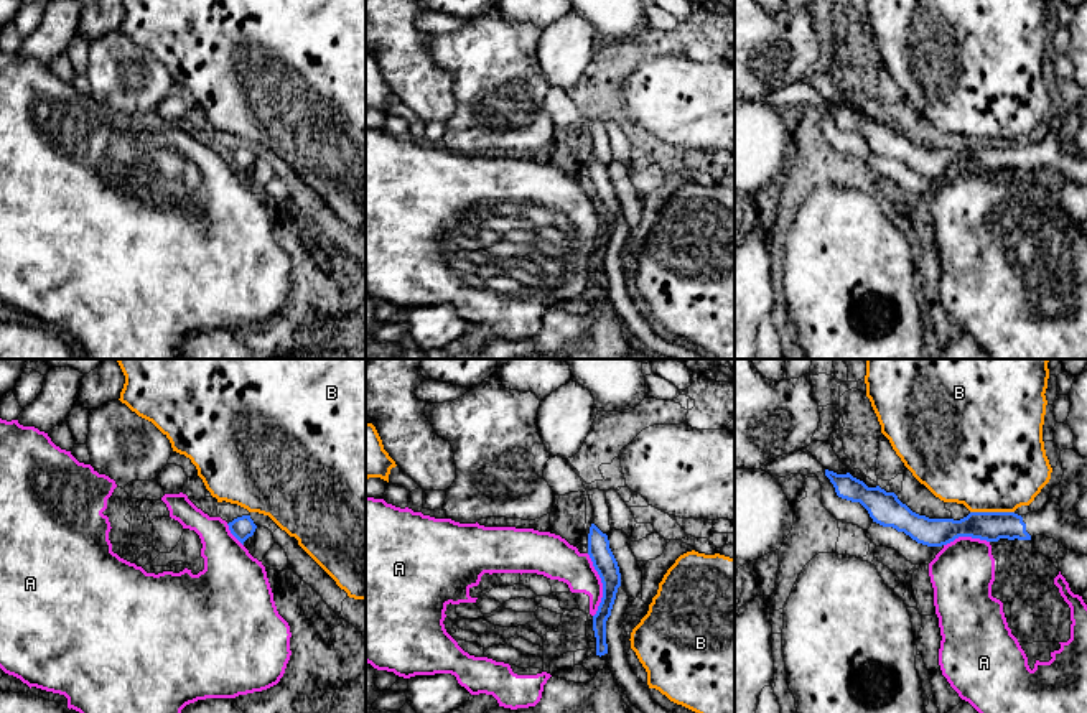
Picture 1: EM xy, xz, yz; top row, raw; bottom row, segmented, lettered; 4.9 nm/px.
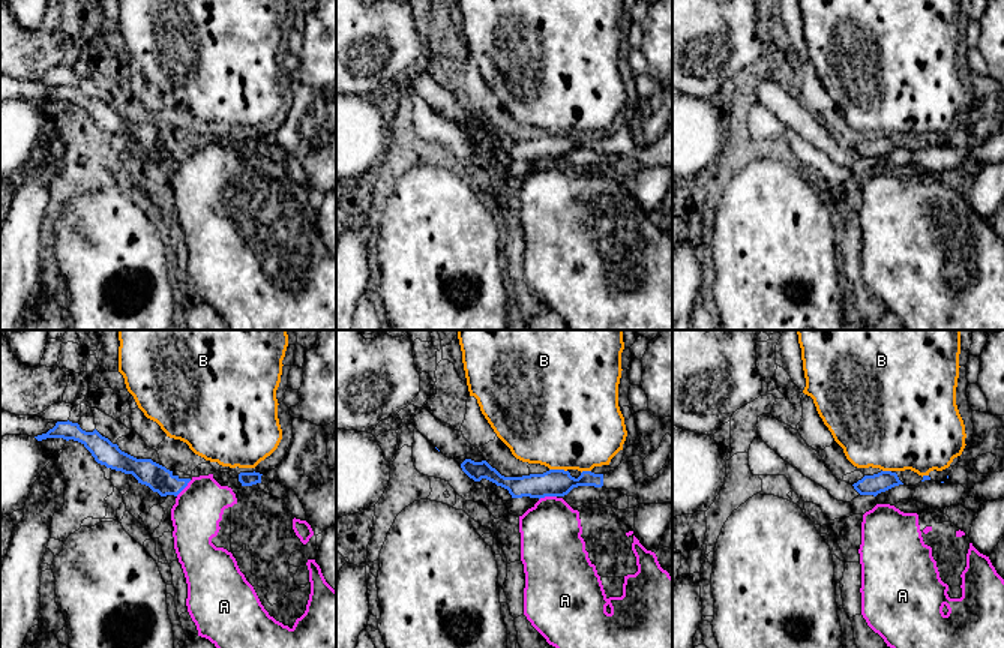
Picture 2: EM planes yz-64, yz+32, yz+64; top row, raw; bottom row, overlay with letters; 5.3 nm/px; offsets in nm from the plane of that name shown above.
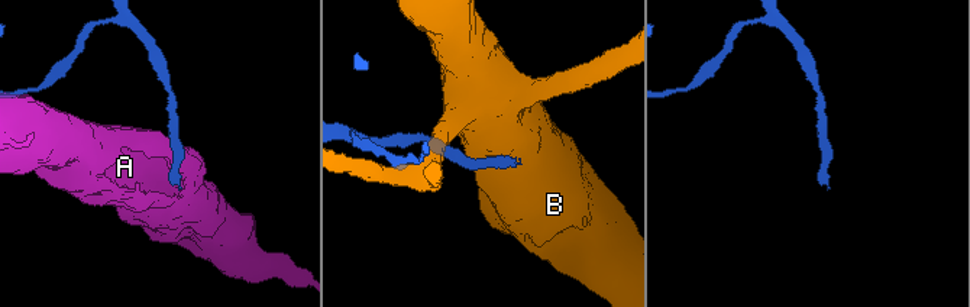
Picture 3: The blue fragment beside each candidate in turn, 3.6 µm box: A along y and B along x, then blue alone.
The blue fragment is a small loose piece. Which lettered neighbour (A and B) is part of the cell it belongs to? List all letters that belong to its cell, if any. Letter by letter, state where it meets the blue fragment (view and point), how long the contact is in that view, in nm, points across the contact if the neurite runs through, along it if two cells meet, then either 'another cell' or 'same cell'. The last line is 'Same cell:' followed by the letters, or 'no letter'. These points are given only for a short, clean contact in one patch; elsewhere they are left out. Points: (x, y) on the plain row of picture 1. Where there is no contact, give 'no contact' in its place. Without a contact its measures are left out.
A: contact xz (603, 216); length 320 nm; border xz (587, 185), (601, 214), (601, 233), (593, 247); another cell
B: contact yz (992, 144); length 220 nm; another cell
Same cell: no letter

